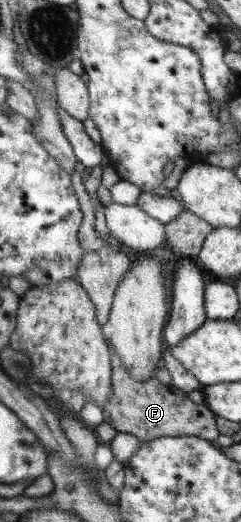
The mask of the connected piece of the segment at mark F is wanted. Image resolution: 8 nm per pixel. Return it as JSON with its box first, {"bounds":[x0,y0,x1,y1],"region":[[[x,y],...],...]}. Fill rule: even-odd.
{"bounds":[103,339,219,441],"region":[[[108,339],[108,348],[110,348],[111,356],[111,395],[107,403],[103,406],[103,422],[110,424],[118,433],[133,434],[141,441],[151,441],[160,437],[179,437],[184,435],[196,435],[207,441],[216,440],[219,430],[216,424],[215,414],[207,407],[205,403],[194,403],[189,397],[189,393],[175,388],[171,383],[164,384],[153,376],[148,380],[136,382],[128,374],[128,371],[122,365],[120,358],[114,353],[112,343]]]}

